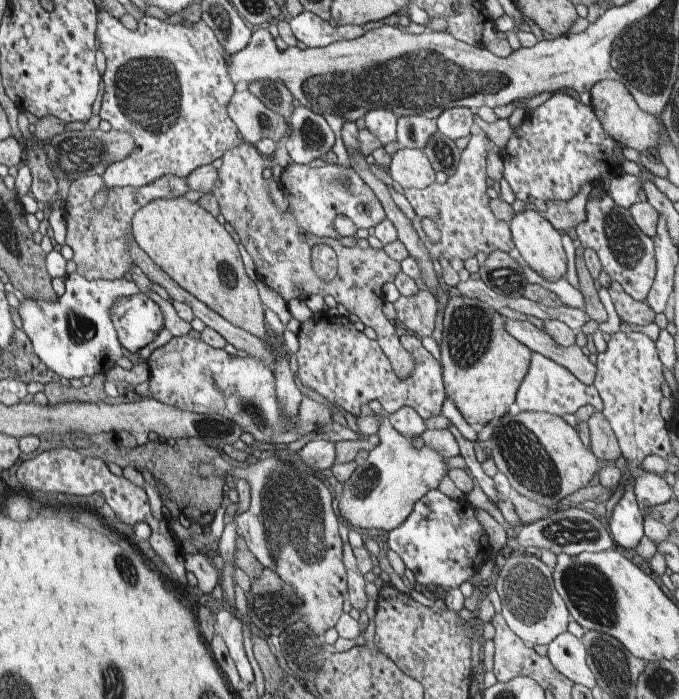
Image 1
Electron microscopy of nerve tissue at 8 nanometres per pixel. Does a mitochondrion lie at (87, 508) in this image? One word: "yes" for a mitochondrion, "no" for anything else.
no

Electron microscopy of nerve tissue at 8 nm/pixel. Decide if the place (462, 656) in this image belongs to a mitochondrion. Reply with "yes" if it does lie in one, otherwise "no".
no

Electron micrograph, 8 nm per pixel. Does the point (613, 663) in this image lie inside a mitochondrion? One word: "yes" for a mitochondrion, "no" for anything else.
yes

